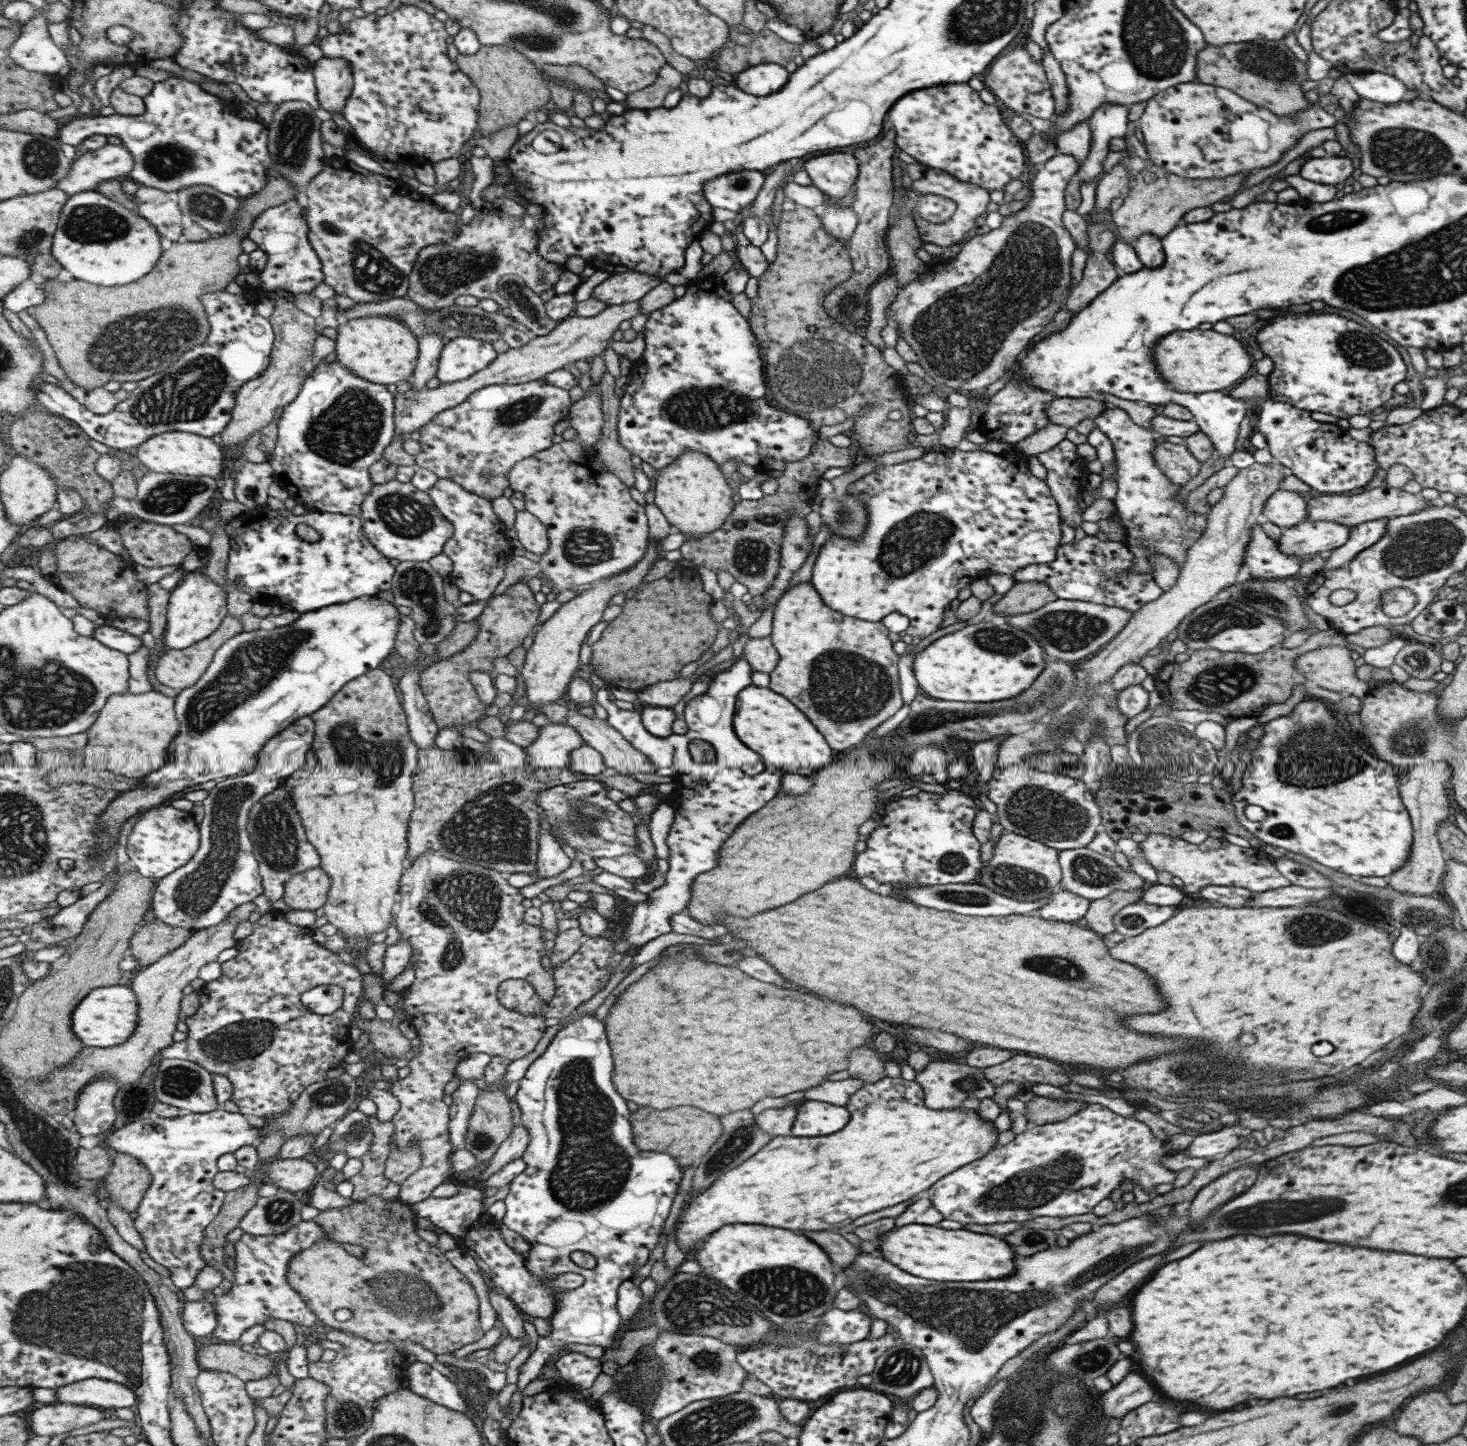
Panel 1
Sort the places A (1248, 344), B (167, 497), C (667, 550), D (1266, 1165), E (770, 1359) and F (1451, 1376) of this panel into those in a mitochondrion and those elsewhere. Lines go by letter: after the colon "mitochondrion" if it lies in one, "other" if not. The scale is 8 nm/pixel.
A: other
B: mitochondrion
C: other
D: other
E: other
F: other

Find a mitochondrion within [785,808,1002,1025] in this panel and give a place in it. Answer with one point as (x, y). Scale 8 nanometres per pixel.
(952, 862)

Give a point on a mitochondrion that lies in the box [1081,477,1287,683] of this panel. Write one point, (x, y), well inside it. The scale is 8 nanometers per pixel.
(1214, 620)

